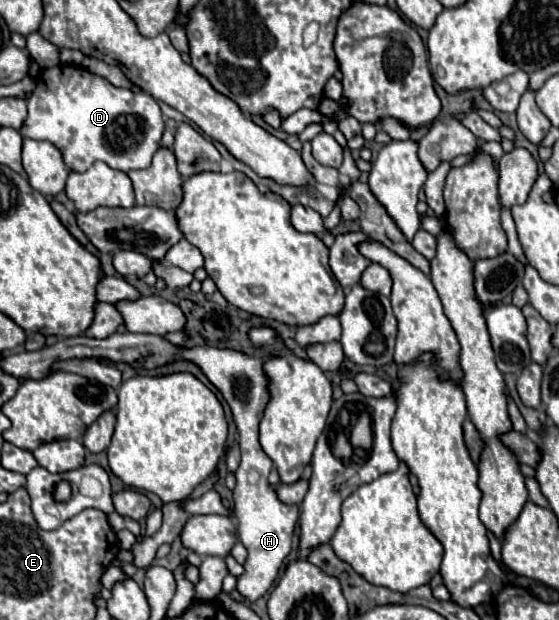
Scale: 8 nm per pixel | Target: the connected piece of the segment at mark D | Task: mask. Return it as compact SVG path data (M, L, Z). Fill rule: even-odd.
M59 64L53 68L41 70L37 78L37 86L33 94L27 98L27 108L29 108L29 116L21 128L21 134L25 138L47 140L55 144L61 150L67 168L75 172L85 172L95 162L105 162L111 168L117 168L123 172L129 172L135 168L147 168L153 160L153 154L161 146L161 134L165 130L159 104L155 102L153 96L145 92L131 92L127 88L117 88L101 76L81 66L69 66L69 64Z

